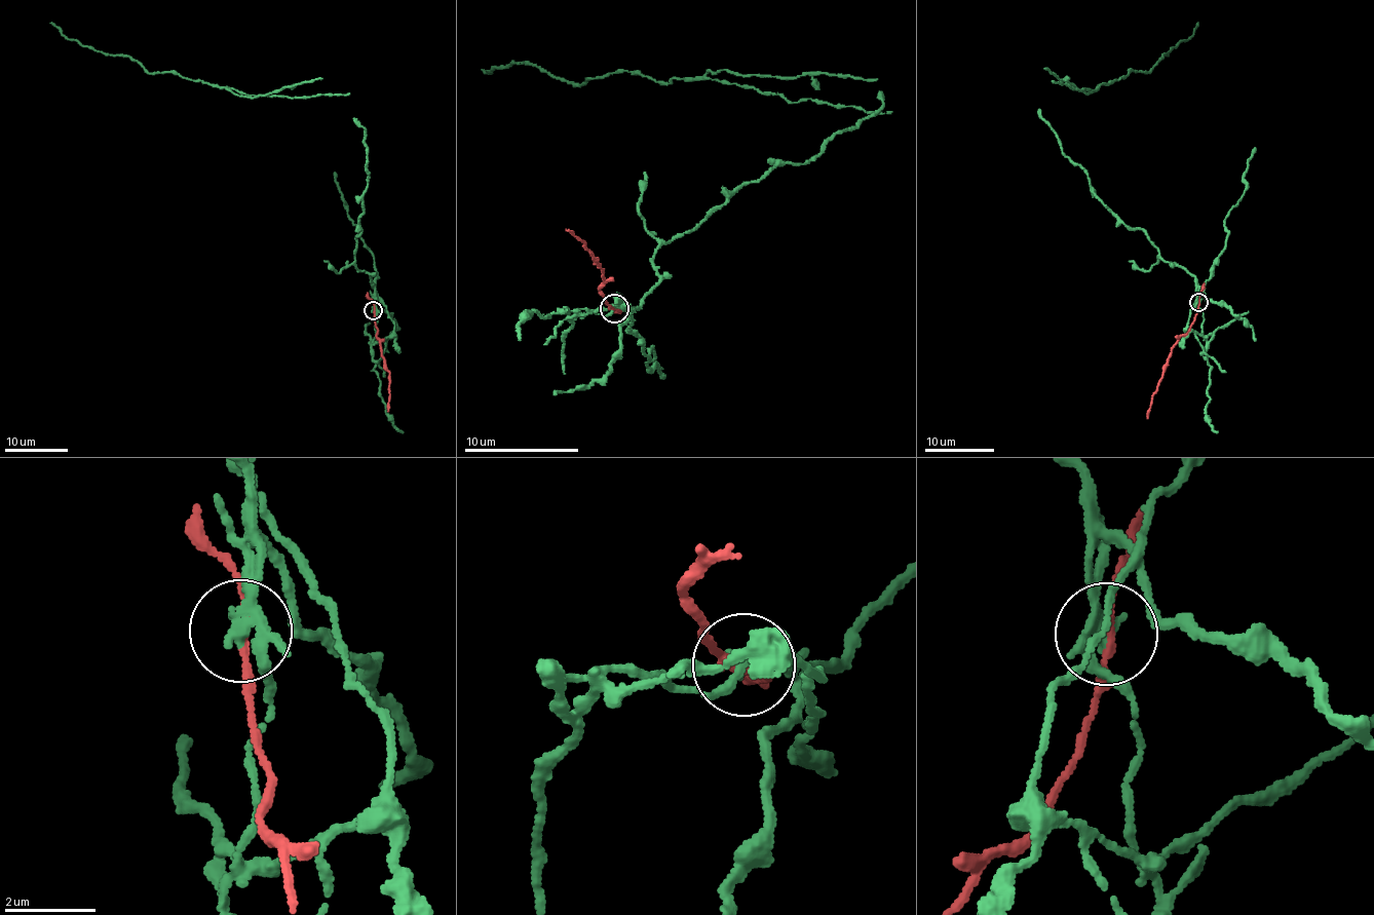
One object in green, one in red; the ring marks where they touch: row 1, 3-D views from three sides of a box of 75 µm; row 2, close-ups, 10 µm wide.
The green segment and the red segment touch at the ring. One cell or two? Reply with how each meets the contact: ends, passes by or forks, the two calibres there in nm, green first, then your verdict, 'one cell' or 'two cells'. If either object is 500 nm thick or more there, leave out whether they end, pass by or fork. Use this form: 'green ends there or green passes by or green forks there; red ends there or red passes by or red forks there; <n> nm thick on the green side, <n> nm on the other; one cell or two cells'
green forks there; red passes by; 220 nm thick on the green side, 130 nm on the other; two cells

